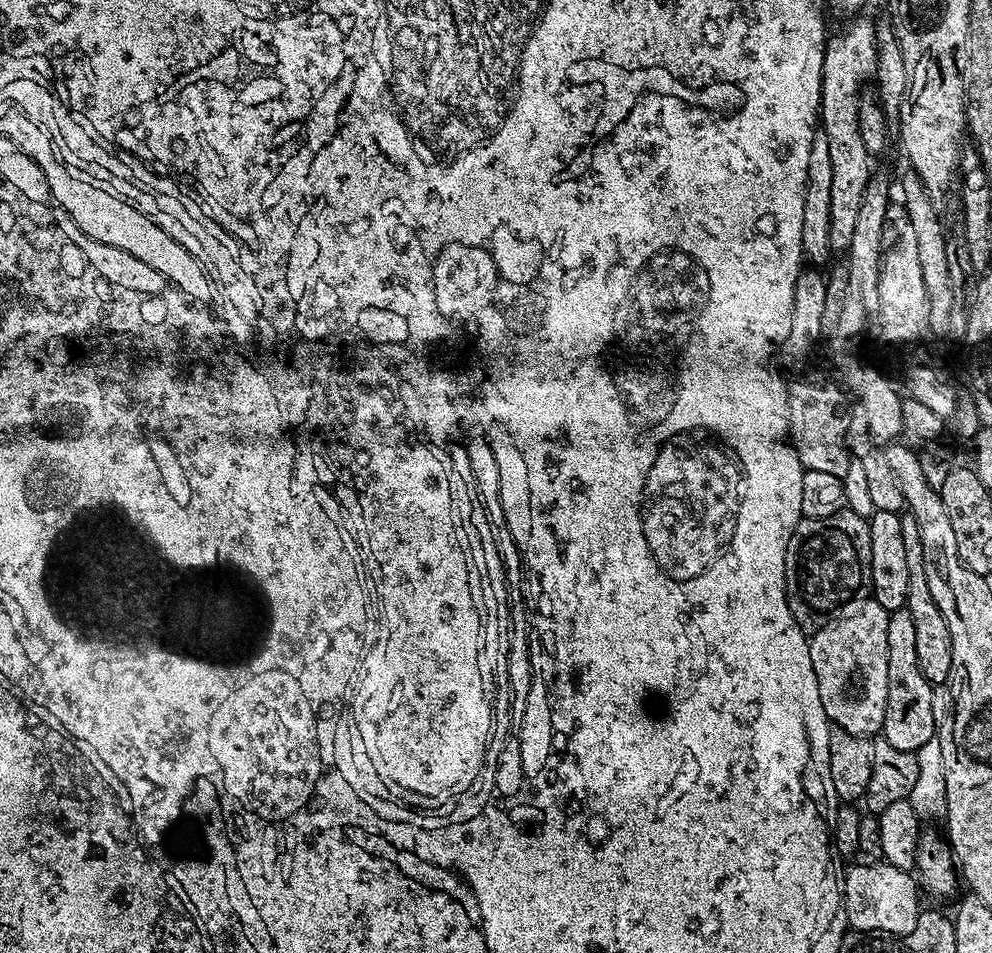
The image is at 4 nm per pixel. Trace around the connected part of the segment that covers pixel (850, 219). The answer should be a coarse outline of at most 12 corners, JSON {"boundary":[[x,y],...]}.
{"boundary":[[877,25],[824,45],[818,124],[830,146],[829,246],[847,253],[870,157],[858,130]]}

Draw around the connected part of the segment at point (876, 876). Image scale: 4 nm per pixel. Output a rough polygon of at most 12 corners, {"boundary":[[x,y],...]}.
{"boundary":[[853,863],[842,912],[858,932],[908,936],[922,896],[913,873]]}

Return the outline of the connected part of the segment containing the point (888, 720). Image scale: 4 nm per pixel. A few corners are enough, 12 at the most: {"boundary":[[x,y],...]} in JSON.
{"boundary":[[888,614],[882,739],[916,752],[937,739],[933,685],[914,618]]}

